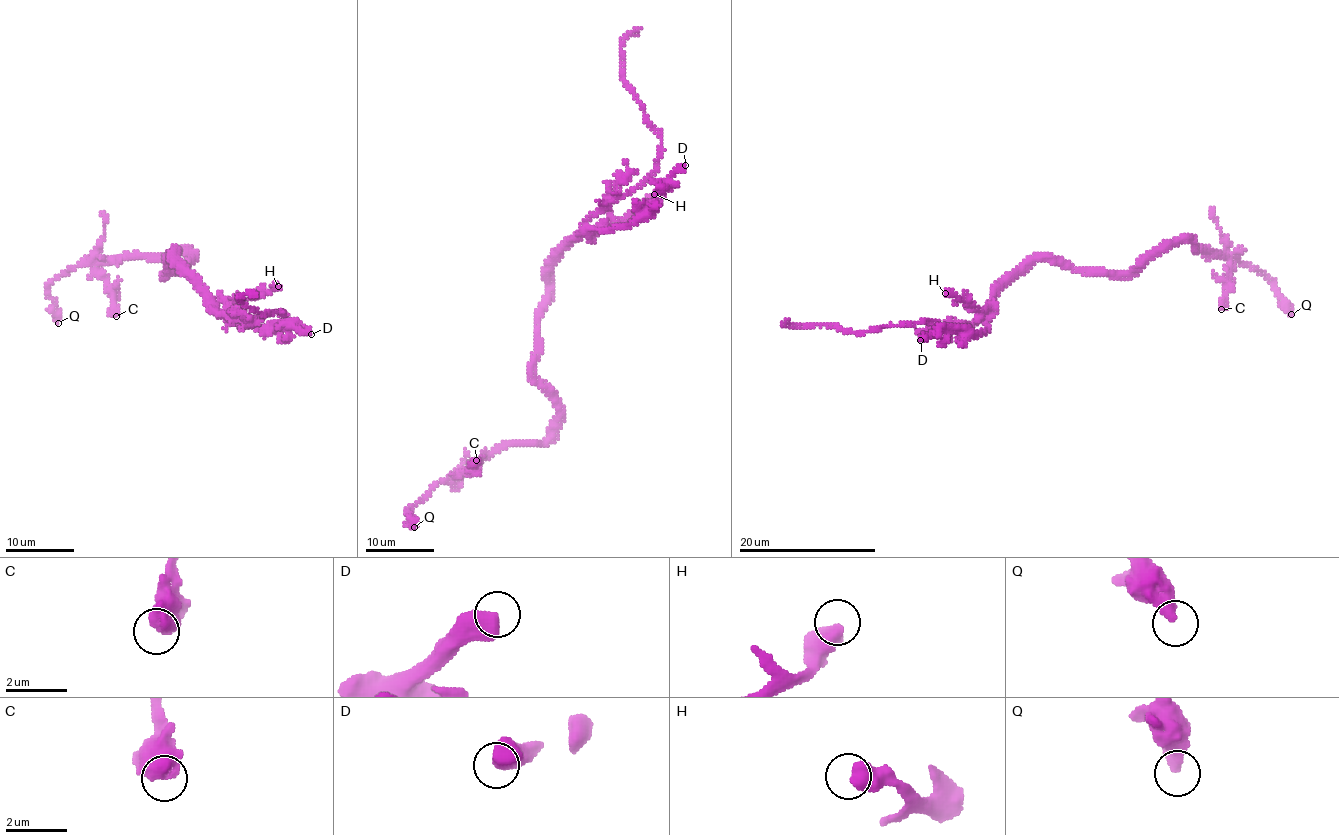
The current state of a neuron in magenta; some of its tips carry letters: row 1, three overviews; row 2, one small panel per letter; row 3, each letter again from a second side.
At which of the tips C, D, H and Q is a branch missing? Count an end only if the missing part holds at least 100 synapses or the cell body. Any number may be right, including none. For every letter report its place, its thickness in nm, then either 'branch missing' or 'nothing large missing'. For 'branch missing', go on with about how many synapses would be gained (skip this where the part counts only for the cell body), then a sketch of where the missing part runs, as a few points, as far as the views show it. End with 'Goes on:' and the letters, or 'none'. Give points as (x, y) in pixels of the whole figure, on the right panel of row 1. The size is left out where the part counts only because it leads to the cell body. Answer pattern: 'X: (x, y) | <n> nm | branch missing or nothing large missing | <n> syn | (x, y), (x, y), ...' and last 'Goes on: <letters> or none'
C: (1221, 309) | 750 nm | nothing large missing
D: (920, 340) | 650 nm | nothing large missing
H: (945, 293) | 600 nm | nothing large missing
Q: (1291, 314) | 440 nm | nothing large missing
Goes on: none

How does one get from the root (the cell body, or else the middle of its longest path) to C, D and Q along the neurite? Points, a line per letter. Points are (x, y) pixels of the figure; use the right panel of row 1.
C: (1049, 261), (1132, 272), (1160, 249), (1190, 240), (1195, 249), (1220, 252), (1227, 260), (1221, 309)
D: (1049, 261), (1035, 260), (1000, 290), (985, 330), (975, 334), (942, 329), (920, 340)
Q: (1049, 261), (1084, 269), (1132, 272), (1160, 249), (1190, 240), (1195, 249), (1218, 252), (1260, 272), (1291, 314)

